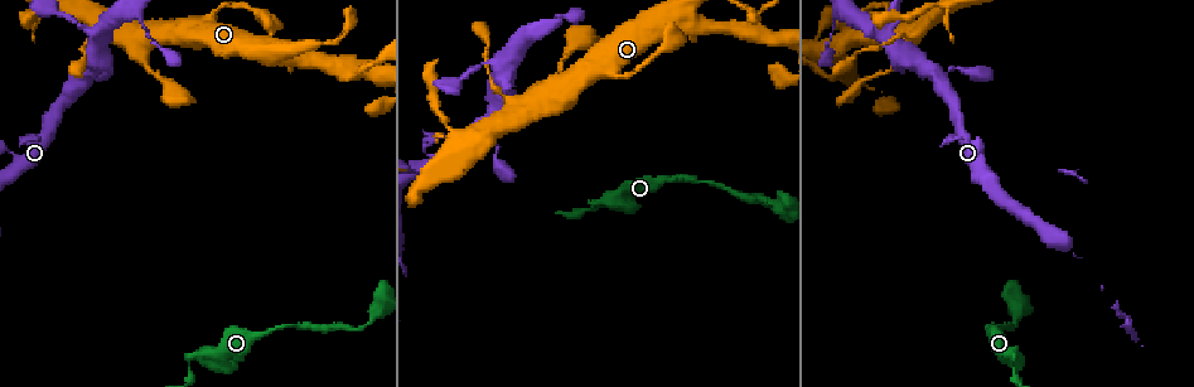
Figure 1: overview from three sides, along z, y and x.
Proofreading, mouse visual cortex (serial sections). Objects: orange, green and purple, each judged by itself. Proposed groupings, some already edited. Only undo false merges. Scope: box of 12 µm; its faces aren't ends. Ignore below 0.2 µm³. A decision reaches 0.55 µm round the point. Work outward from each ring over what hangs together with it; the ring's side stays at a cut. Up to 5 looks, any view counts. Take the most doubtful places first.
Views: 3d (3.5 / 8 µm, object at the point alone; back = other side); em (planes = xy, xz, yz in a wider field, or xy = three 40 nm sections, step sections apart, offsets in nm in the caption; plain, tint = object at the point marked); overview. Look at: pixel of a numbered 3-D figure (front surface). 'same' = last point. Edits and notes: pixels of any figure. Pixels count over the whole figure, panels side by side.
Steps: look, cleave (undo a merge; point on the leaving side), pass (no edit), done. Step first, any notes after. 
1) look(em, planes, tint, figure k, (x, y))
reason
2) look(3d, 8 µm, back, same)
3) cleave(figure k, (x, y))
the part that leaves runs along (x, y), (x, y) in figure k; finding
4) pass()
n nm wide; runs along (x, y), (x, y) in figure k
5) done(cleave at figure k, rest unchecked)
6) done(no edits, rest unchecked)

look(3d, 3.5 µm, figure 1, (603, 200))
sharp bend

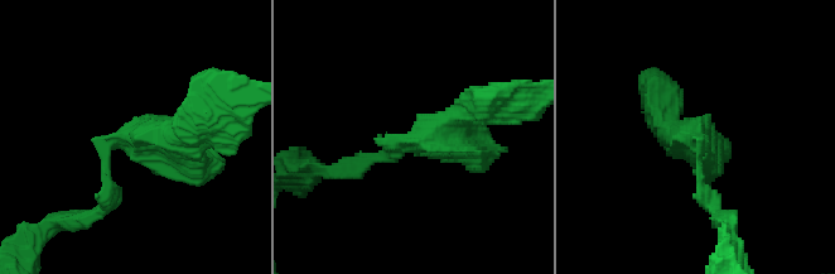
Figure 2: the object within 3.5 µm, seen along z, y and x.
look(em, xy, step 2, tint, figure 2, (410, 138))
now the EM

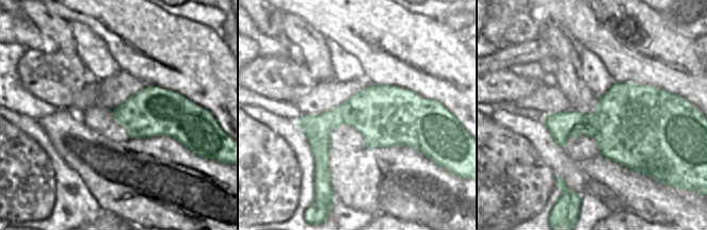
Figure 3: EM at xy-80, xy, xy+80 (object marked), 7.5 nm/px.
pass()
runs along (501, 106), (392, 152) in figure 2; all the same cell

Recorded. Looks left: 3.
look(3d, 3.5 µm, figure 1, (492, 64))
thin arm on a thick one

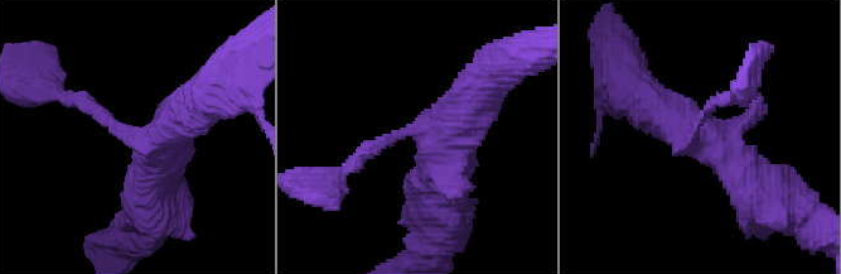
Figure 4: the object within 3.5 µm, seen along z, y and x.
look(em, xy, step 5, tint, figure 4, (700, 140))
shape alone is not enough

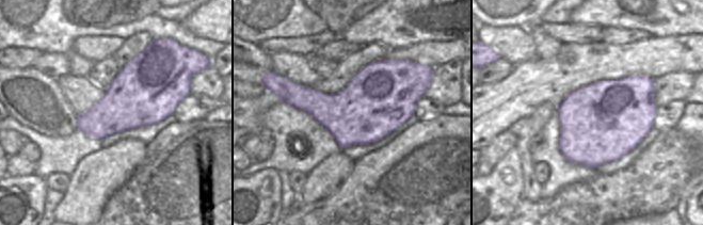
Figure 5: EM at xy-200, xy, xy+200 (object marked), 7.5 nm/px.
pass()
runs along (773, 200), (718, 145), (649, 102) in figure 4; continuous, no second cell

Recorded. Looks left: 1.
done(no edits, rest unchecked)

